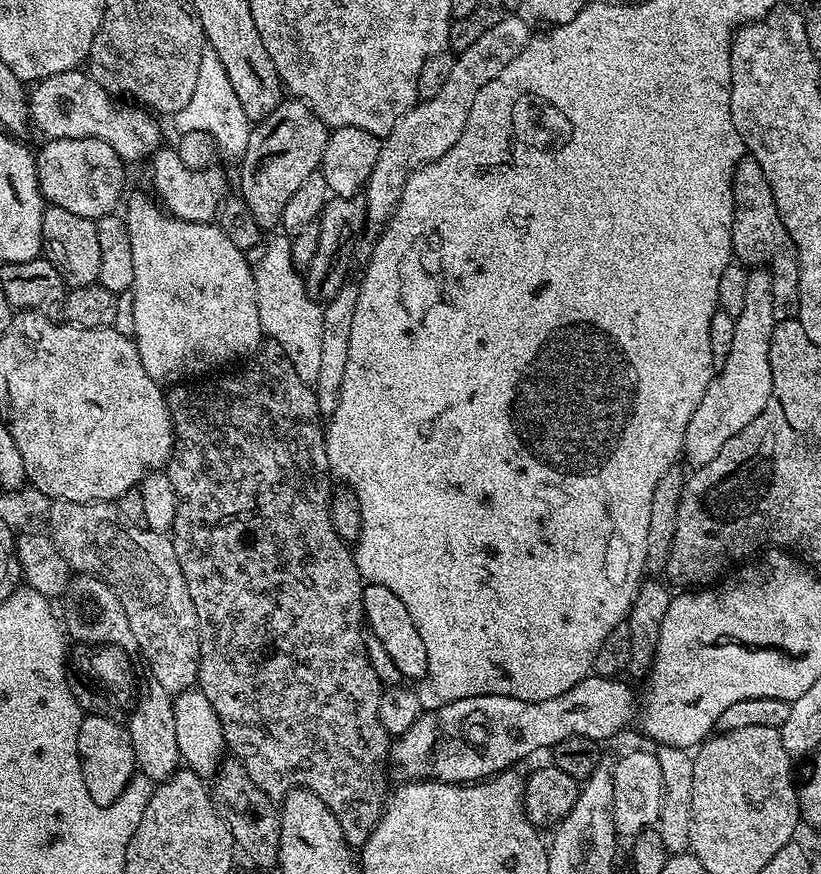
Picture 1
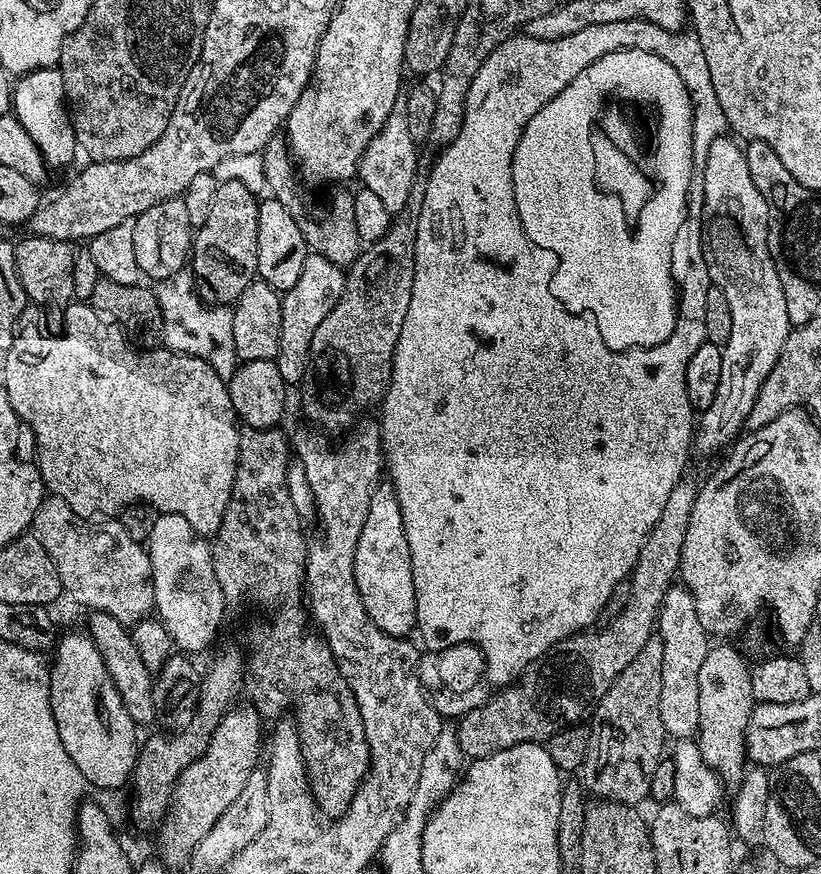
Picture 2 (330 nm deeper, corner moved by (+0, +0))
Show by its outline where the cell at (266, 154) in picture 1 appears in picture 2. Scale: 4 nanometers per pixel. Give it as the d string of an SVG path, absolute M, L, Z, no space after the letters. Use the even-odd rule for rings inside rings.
M222 181L216 185L214 206L210 206L206 222L195 229L190 271L201 285L204 283L216 295L217 305L231 305L257 275L259 209L257 193L240 181Z

